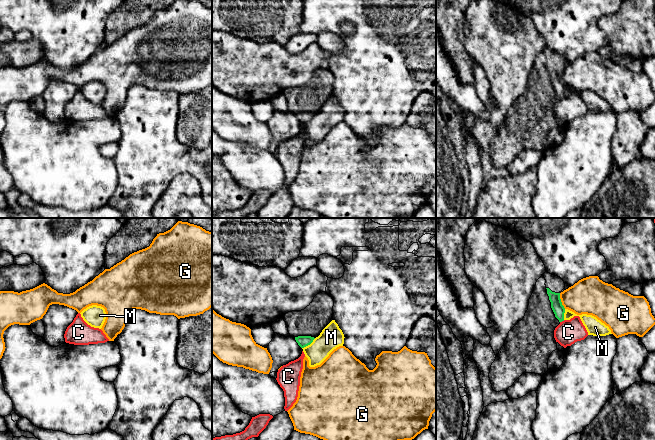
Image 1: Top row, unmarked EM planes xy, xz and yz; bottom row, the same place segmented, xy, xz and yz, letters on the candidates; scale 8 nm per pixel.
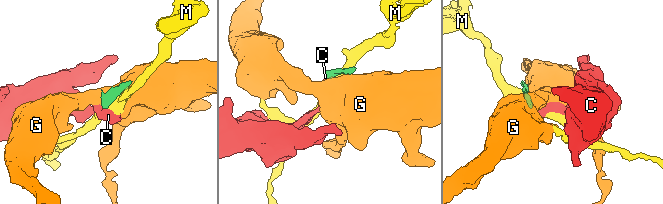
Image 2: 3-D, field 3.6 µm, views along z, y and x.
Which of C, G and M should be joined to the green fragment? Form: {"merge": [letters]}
{"merge": []}

